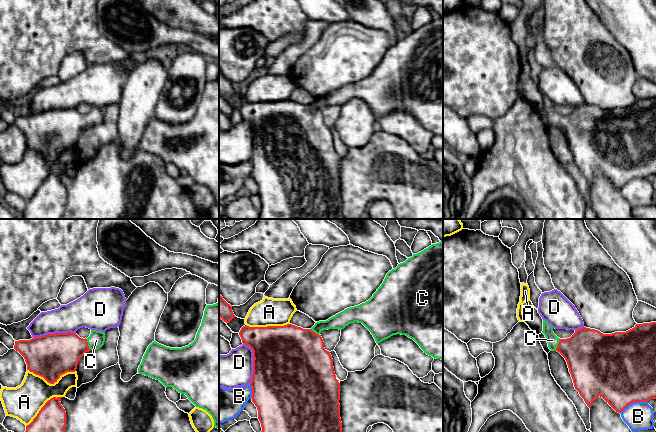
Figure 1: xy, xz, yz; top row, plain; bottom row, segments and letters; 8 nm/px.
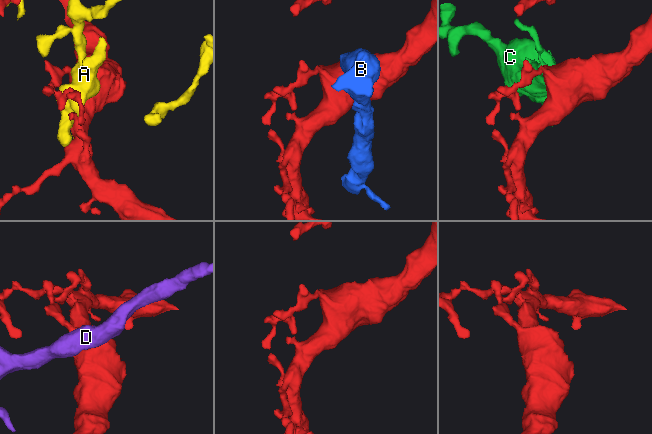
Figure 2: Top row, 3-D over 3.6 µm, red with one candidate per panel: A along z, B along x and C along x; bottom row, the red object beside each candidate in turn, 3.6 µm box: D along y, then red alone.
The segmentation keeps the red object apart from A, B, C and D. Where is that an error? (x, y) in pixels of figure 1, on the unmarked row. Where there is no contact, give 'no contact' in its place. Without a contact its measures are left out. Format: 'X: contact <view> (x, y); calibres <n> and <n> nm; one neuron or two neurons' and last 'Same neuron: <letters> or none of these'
A: contact xy (51, 159); calibres 360 and 260 nm; two neurons
B: contact yz (633, 177); calibres 500 and 220 nm; two neurons
C: contact yz (557, 121); calibres 380 and 90 nm; one neuron
D: contact xz (253, 139); calibres 500 and 280 nm; two neurons
Same neuron: C

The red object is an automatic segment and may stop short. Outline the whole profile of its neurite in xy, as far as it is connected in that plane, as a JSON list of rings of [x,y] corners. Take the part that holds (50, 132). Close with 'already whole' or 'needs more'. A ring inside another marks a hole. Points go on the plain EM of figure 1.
[[[91,106],[86,115],[76,109],[55,109],[15,117],[14,125],[25,135],[27,146],[54,160],[61,151],[75,148],[80,134],[104,121],[105,108]]]; needs more

